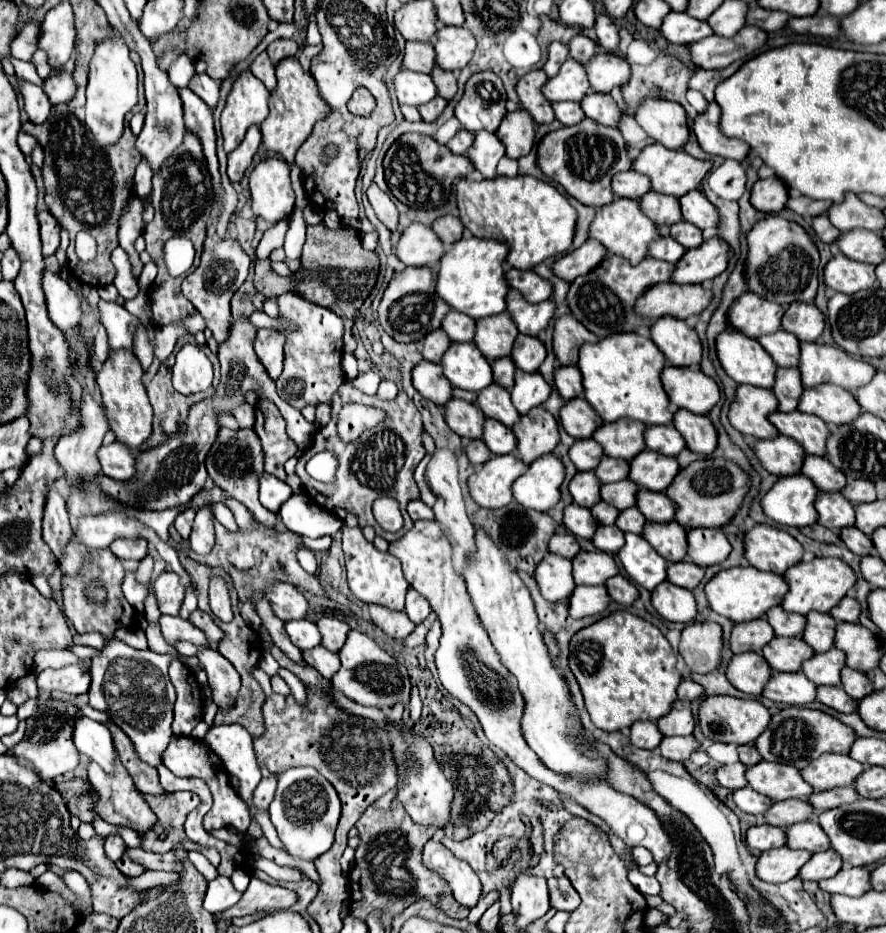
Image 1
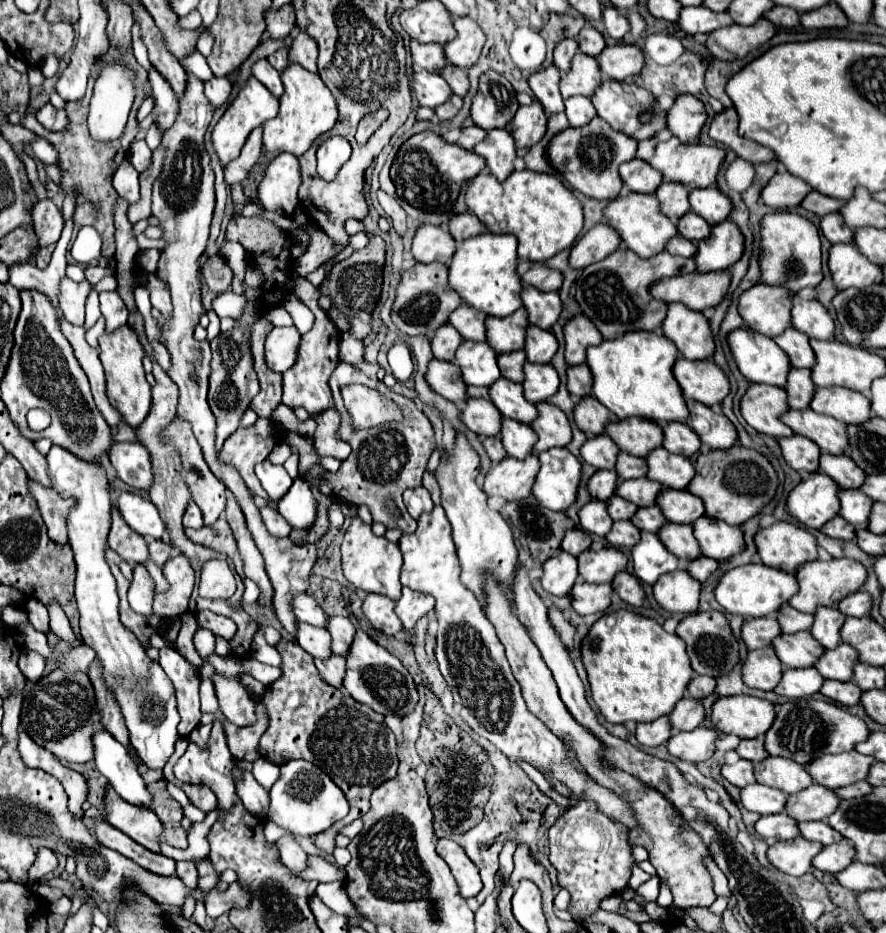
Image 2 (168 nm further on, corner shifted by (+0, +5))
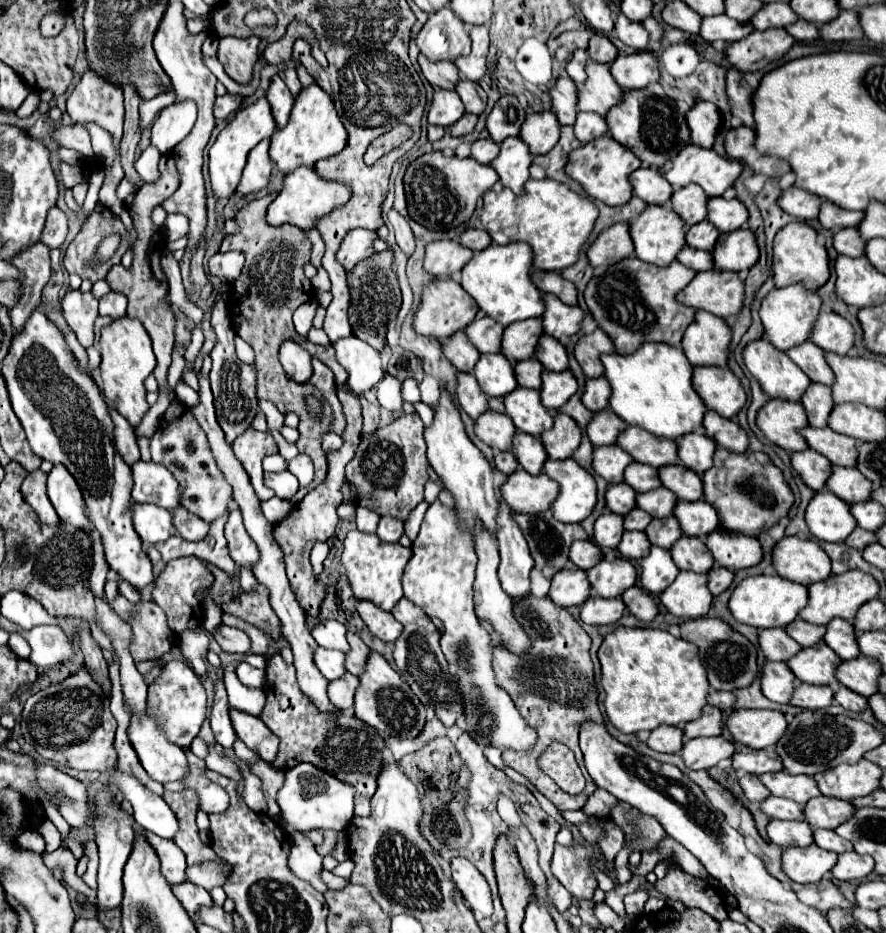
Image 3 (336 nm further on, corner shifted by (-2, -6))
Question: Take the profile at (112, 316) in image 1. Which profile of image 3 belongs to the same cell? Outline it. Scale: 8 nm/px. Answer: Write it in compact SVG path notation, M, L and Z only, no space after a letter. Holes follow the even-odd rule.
M109 292L107 296L103 296L99 300L99 314L101 316L111 316L115 318L123 318L127 310L127 298L119 292Z

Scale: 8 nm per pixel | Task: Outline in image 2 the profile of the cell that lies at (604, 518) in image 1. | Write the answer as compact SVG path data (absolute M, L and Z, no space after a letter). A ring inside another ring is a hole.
M611 497L607 501L607 507L609 507L609 515L613 517L613 521L619 521L619 519L631 519L635 513L637 513L637 505L623 499L623 497Z

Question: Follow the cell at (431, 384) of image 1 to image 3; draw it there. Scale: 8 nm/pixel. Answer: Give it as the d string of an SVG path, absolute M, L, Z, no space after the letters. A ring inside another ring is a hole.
M457 372L455 398L457 398L457 404L459 404L473 420L489 408L489 406L487 406L489 396L485 396L485 394L481 392L477 380L475 380L471 374Z

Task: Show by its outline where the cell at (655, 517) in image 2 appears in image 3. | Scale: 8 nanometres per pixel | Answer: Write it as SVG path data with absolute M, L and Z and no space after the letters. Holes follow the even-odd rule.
M675 516L663 518L663 520L653 520L647 528L645 528L647 538L651 540L651 544L661 546L661 548L671 548L675 544L675 540L683 534L679 528L679 522L675 520Z

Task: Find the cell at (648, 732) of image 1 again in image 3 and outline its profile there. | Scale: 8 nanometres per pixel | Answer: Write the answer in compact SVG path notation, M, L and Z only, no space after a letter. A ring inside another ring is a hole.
M661 724L649 734L645 744L655 752L673 752L675 754L683 746L683 730L677 726Z

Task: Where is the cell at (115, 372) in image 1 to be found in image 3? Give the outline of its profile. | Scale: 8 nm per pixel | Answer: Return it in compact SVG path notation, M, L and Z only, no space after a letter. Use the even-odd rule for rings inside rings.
M121 318L113 320L107 328L101 330L99 338L99 350L101 350L101 388L103 394L115 404L115 408L129 420L131 426L139 424L143 416L147 414L147 400L145 400L145 378L155 368L155 354L151 350L151 338L145 332L143 324L133 318Z

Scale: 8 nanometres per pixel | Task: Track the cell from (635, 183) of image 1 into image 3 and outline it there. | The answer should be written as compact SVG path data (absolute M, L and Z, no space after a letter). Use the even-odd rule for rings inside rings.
M637 168L631 176L631 186L633 186L633 194L637 198L641 198L647 204L669 204L669 198L673 194L671 184L663 178L663 174L659 170L653 168Z

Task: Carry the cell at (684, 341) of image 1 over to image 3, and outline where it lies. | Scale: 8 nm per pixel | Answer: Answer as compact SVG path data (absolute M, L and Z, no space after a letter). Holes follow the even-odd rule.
M695 312L695 320L687 326L681 346L693 366L727 366L727 346L731 330L725 320L709 314Z

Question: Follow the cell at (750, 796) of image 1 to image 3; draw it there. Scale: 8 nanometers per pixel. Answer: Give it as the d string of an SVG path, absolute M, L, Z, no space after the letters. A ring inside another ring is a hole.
M769 796L765 798L759 808L763 810L763 814L767 814L771 820L803 820L803 806L789 800L789 798L777 798L777 796Z

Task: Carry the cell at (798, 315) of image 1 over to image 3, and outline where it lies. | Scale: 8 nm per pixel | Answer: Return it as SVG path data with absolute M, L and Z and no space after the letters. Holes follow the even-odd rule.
M819 312L809 340L825 352L847 354L853 346L853 326L835 312Z

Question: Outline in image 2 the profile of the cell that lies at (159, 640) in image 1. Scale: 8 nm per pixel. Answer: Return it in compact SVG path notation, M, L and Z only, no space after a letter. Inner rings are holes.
M135 565L133 567L133 581L129 587L129 607L135 613L149 615L151 613L151 603L155 595L155 583L145 569L145 565Z

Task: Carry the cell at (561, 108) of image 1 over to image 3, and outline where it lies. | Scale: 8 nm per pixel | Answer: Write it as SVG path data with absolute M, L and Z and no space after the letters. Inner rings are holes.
M579 112L577 120L575 120L575 136L579 142L587 144L593 138L599 138L607 132L607 124L605 118L599 114L589 114L589 112Z

